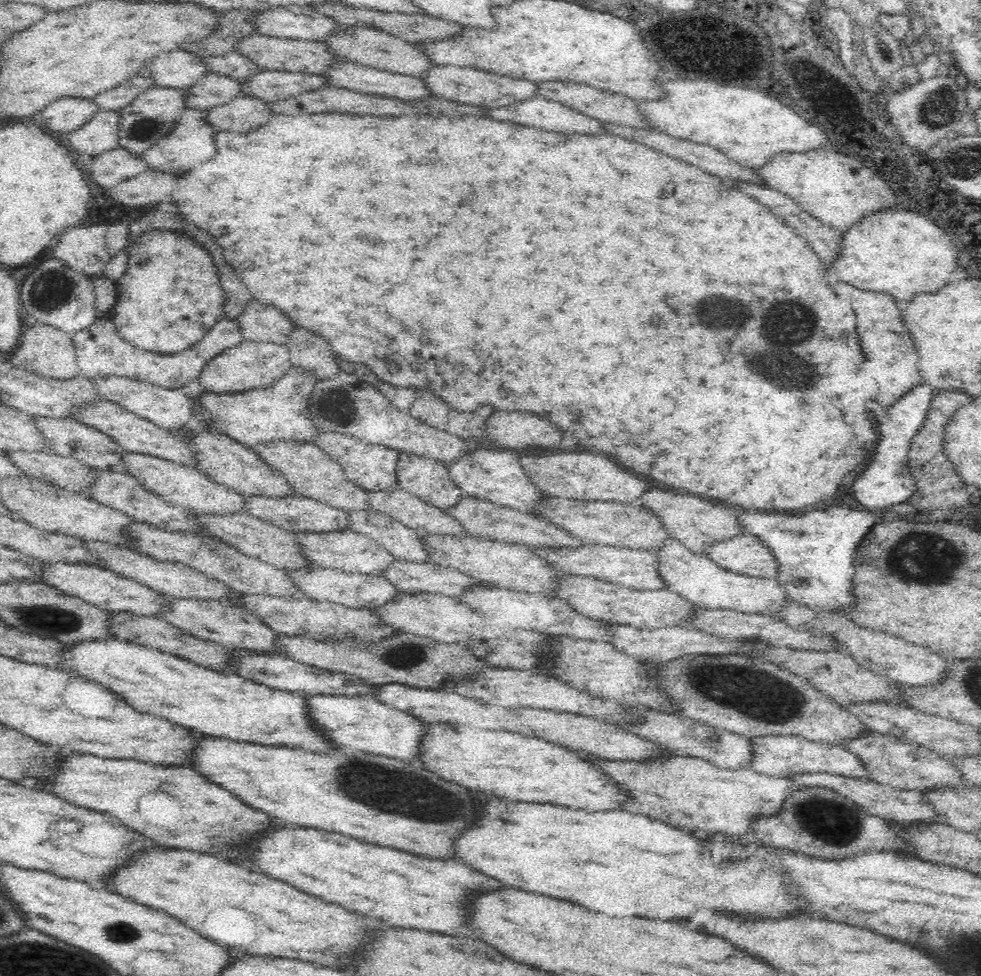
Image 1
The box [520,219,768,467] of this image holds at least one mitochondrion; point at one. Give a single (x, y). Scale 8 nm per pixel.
(713, 309)

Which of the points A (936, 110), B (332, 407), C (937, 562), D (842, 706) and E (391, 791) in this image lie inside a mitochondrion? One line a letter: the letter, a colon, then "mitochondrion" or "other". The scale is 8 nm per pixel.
A: mitochondrion
B: mitochondrion
C: mitochondrion
D: other
E: mitochondrion

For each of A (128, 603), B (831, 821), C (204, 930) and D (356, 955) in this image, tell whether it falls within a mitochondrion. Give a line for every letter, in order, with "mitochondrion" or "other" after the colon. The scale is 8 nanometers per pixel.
A: other
B: mitochondrion
C: other
D: other

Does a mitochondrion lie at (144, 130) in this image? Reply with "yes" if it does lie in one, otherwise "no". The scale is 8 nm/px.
yes

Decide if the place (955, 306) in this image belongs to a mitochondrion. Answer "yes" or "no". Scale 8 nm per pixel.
no

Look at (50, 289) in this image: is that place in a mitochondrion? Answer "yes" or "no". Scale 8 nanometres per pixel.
yes

